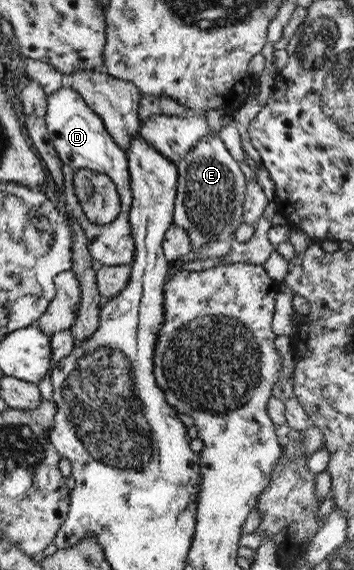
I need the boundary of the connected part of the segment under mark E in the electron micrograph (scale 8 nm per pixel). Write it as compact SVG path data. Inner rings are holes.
M217 110L205 113L203 117L210 133L201 138L176 165L178 176L172 213L172 223L184 229L193 252L205 243L232 237L243 222L242 203L246 188L246 180L237 162L217 134L231 122L231 115Z

